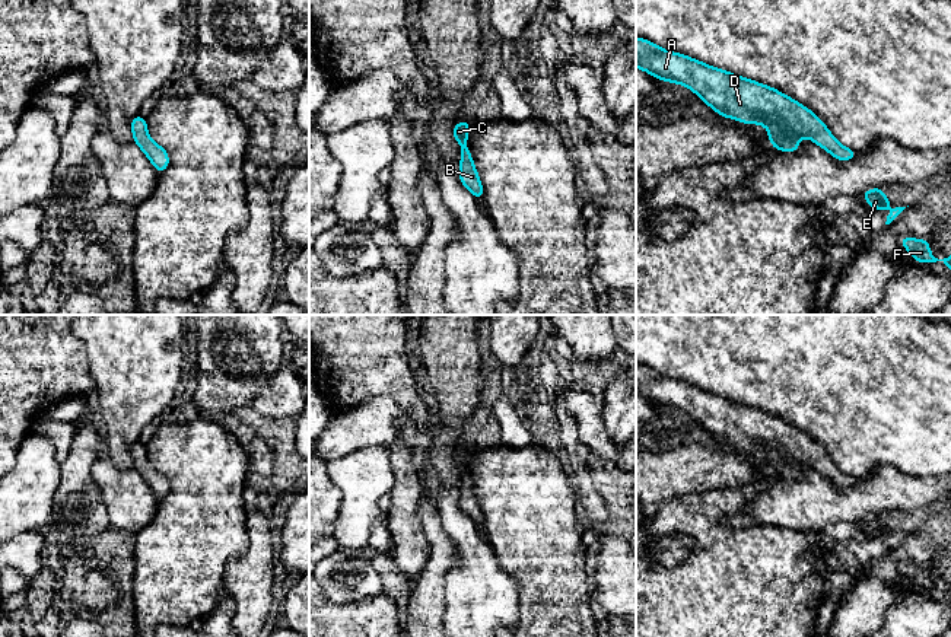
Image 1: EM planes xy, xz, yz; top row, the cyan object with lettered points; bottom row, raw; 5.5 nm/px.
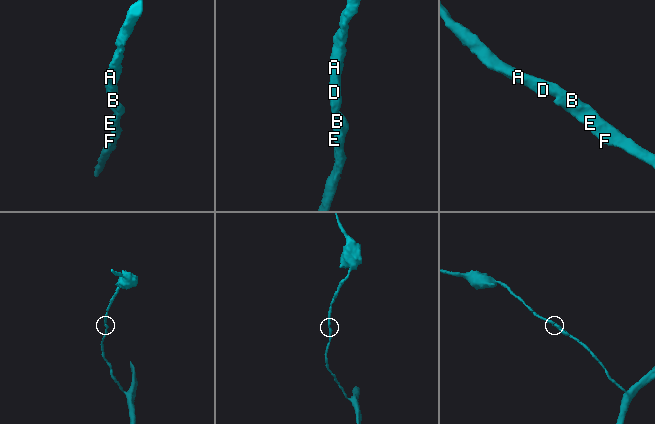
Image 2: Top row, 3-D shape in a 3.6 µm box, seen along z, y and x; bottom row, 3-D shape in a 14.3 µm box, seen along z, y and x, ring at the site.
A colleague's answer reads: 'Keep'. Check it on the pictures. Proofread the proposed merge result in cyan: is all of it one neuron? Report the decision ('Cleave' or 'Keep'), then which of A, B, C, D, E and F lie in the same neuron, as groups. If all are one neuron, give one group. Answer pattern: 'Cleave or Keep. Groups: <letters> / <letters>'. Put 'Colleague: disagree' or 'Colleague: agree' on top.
Colleague: agree
Keep. Groups: A B C D E F

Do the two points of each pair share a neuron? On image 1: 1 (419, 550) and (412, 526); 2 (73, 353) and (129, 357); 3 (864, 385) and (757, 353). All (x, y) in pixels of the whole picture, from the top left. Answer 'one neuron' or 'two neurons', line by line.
1: one neuron
2: two neurons
3: one neuron

